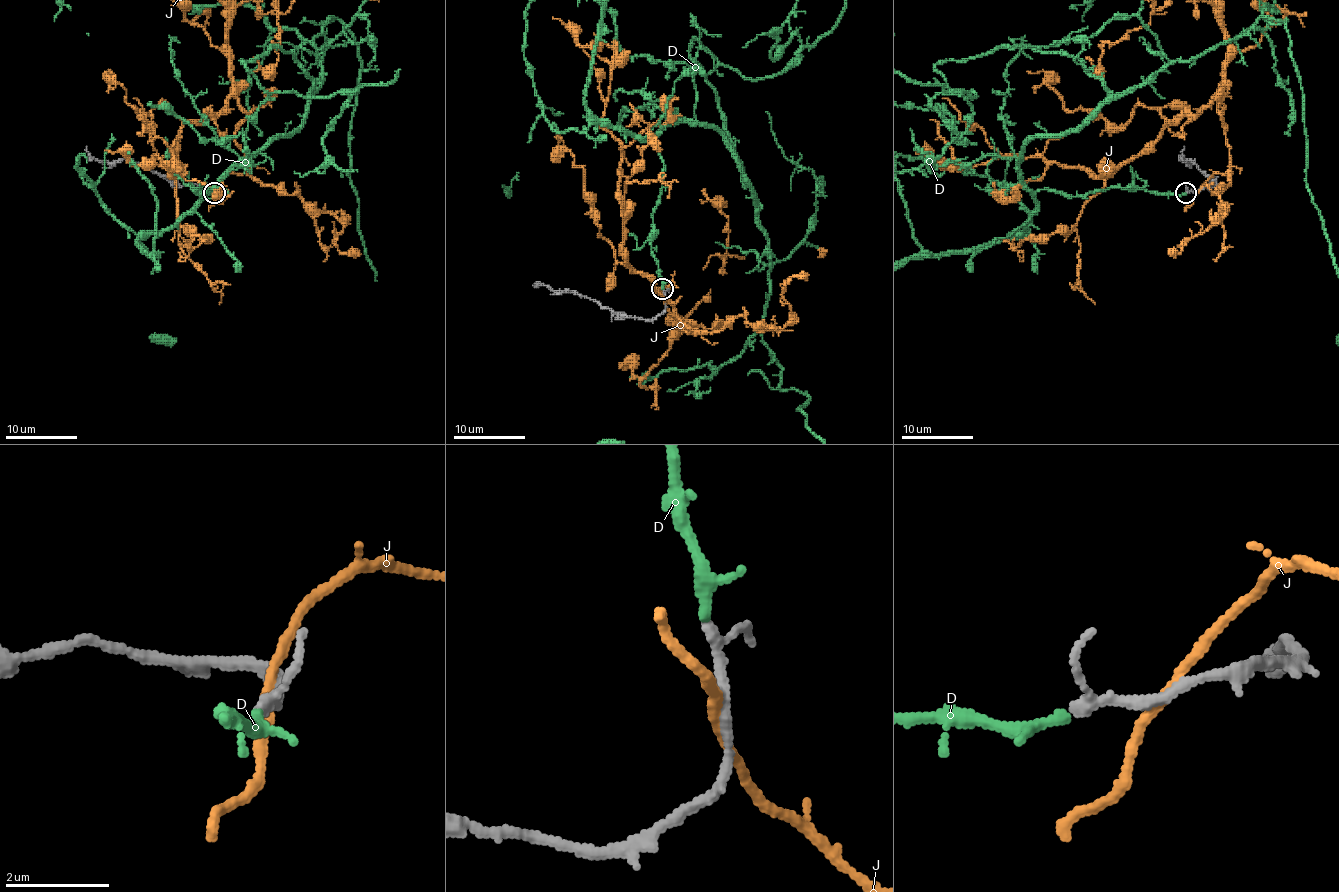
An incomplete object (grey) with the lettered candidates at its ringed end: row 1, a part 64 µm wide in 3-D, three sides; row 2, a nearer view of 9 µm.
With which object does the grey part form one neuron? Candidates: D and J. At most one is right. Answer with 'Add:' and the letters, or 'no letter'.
Add: D

